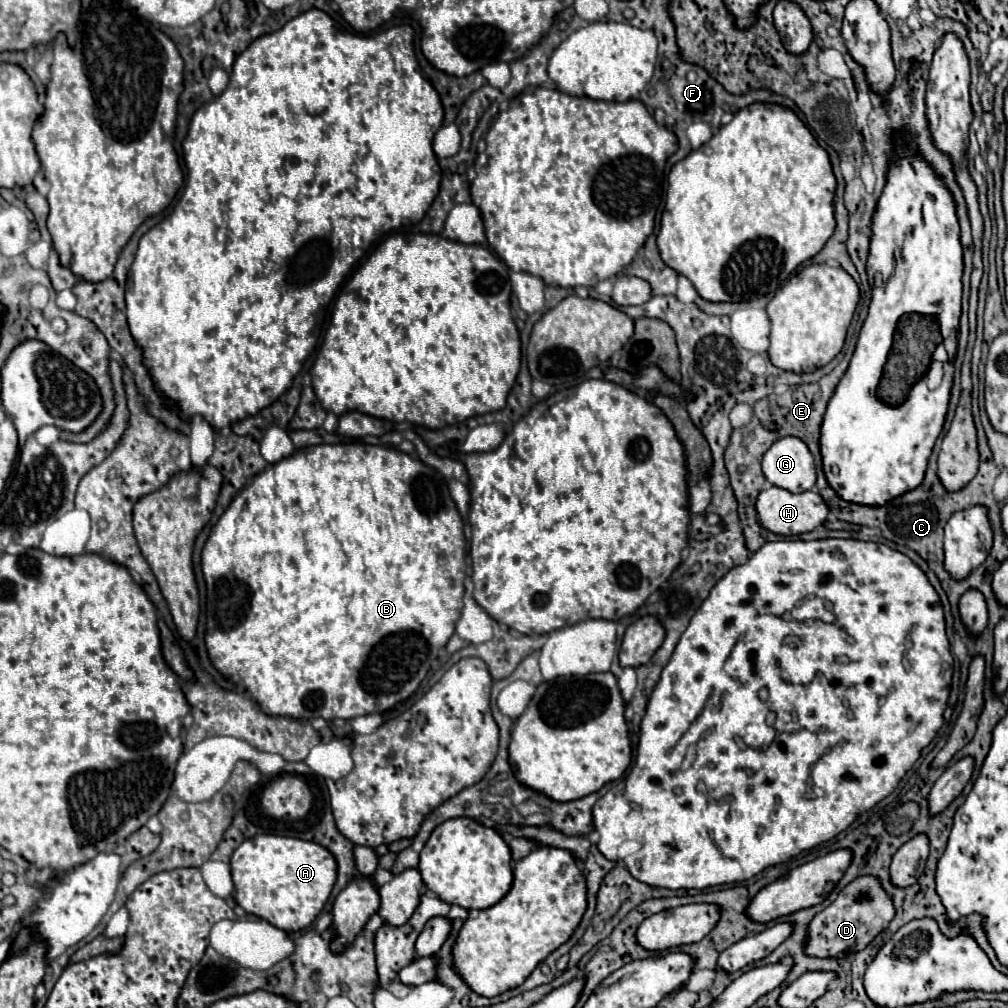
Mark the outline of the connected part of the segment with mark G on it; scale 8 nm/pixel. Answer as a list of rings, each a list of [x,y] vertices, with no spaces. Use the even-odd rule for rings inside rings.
[[[780,437],[774,441],[764,453],[762,471],[772,485],[792,493],[802,493],[816,485],[814,457],[798,437]]]

